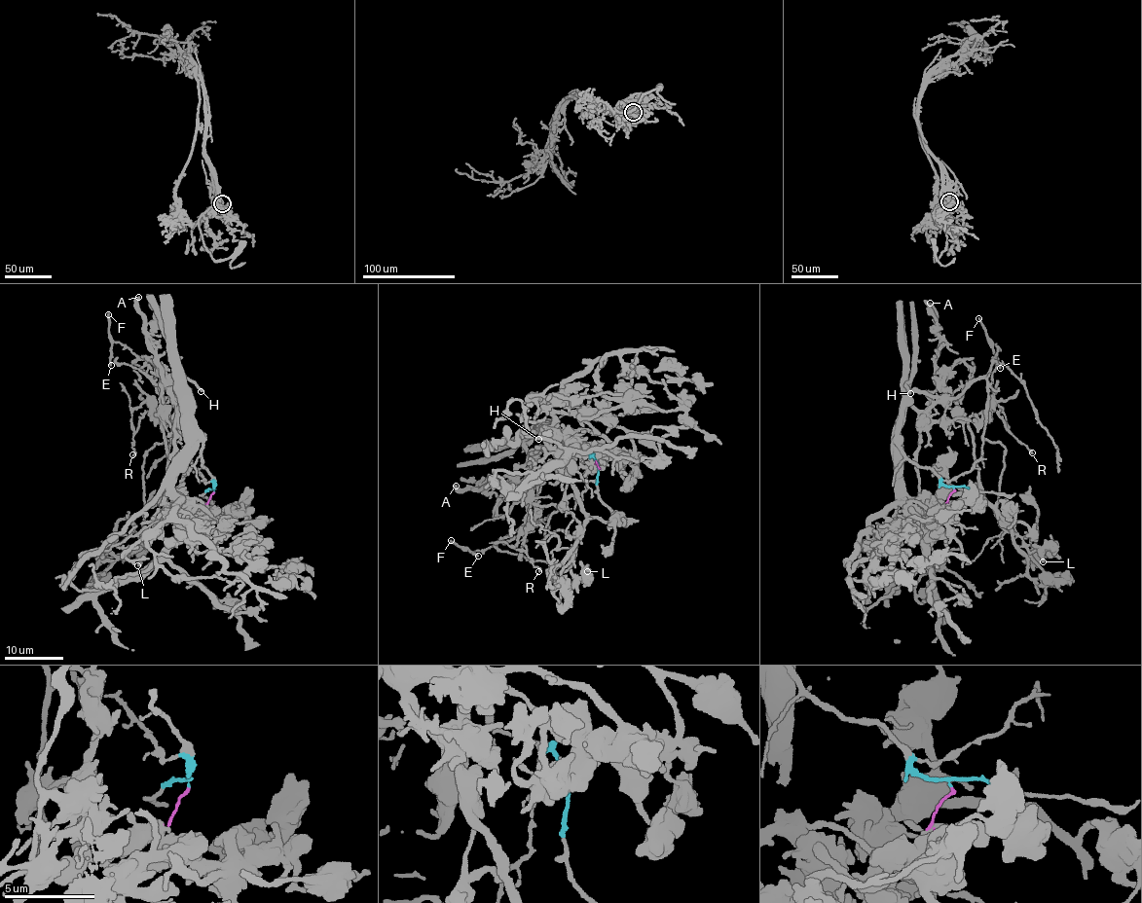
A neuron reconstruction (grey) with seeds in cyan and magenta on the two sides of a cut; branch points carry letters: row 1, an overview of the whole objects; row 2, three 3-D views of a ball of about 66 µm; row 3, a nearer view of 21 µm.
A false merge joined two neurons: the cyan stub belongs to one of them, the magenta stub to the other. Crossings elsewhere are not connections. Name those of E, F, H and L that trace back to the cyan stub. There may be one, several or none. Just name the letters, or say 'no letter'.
E, F, H

